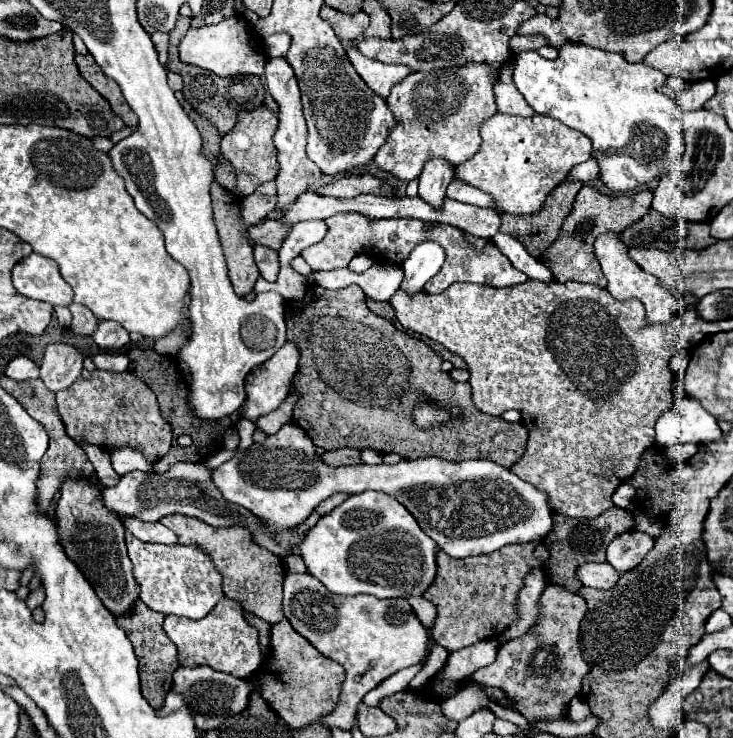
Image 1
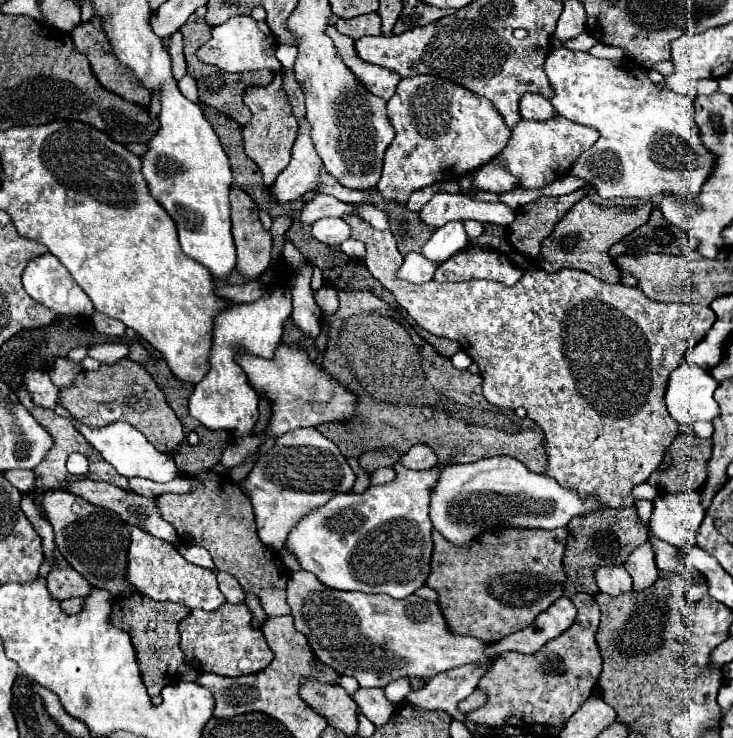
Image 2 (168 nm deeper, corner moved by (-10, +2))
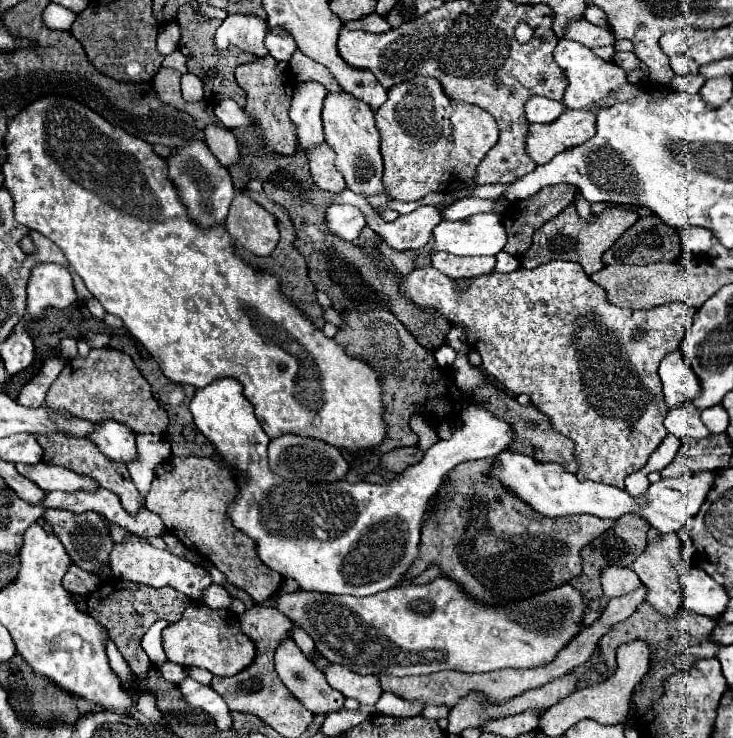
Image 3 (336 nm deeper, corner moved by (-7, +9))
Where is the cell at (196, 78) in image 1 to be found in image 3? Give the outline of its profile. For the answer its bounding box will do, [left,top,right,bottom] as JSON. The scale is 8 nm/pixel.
[177,4,257,108]

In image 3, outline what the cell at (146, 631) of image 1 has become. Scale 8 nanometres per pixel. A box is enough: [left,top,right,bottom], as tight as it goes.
[87,578,191,680]

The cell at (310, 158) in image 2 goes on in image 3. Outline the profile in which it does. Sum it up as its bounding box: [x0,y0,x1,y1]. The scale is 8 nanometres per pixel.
[289,82,325,156]

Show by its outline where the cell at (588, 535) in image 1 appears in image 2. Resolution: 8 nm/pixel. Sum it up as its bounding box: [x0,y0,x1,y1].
[564,509,646,597]

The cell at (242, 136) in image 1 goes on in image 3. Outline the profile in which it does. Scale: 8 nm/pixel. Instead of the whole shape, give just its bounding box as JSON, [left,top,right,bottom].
[235,56,295,156]

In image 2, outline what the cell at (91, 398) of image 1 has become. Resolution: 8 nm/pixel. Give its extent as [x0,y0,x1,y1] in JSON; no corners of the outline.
[58,359,184,453]

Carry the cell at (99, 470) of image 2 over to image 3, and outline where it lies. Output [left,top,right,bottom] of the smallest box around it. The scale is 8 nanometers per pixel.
[37,432,141,514]

